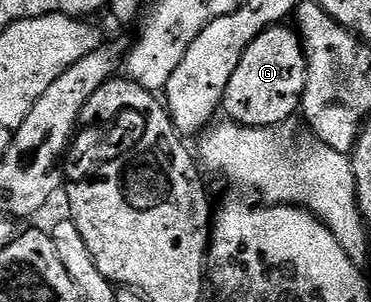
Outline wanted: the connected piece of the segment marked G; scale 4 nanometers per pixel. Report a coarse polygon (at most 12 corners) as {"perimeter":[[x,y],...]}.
{"perimeter":[[291,26],[245,50],[227,120],[273,128],[300,111],[307,55]]}

